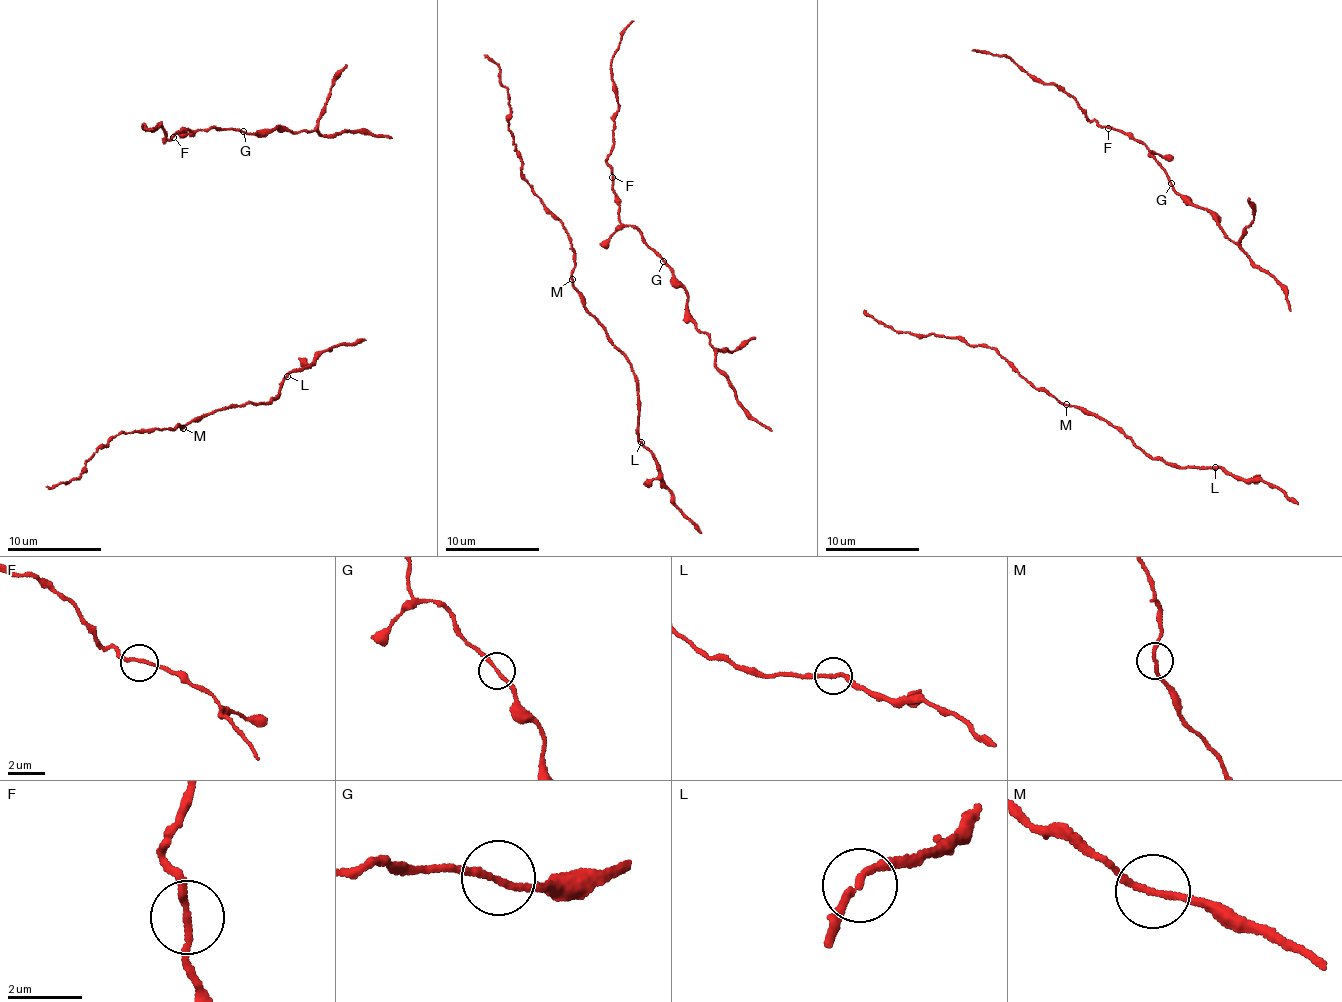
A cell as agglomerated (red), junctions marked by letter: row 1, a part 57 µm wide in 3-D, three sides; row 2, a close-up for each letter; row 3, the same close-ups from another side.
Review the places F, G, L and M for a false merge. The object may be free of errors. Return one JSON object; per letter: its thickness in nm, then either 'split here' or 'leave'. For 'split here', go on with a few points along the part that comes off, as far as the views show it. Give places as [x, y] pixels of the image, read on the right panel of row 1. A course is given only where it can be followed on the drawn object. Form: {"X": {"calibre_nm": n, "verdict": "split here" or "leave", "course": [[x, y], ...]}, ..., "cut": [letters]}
{"F": {"calibre_nm": 170, "verdict": "leave"}, "G": {"calibre_nm": 170, "verdict": "leave"}, "L": {"calibre_nm": 190, "verdict": "leave"}, "M": {"calibre_nm": 170, "verdict": "leave"}, "cut": []}

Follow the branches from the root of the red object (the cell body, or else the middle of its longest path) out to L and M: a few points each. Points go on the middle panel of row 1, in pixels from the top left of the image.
L: (698, 528), (675, 503), (673, 491), (663, 482), (660, 465), (642, 442)
M: (698, 528), (675, 503), (660, 465), (639, 439), (636, 374), (585, 307), (571, 278)

